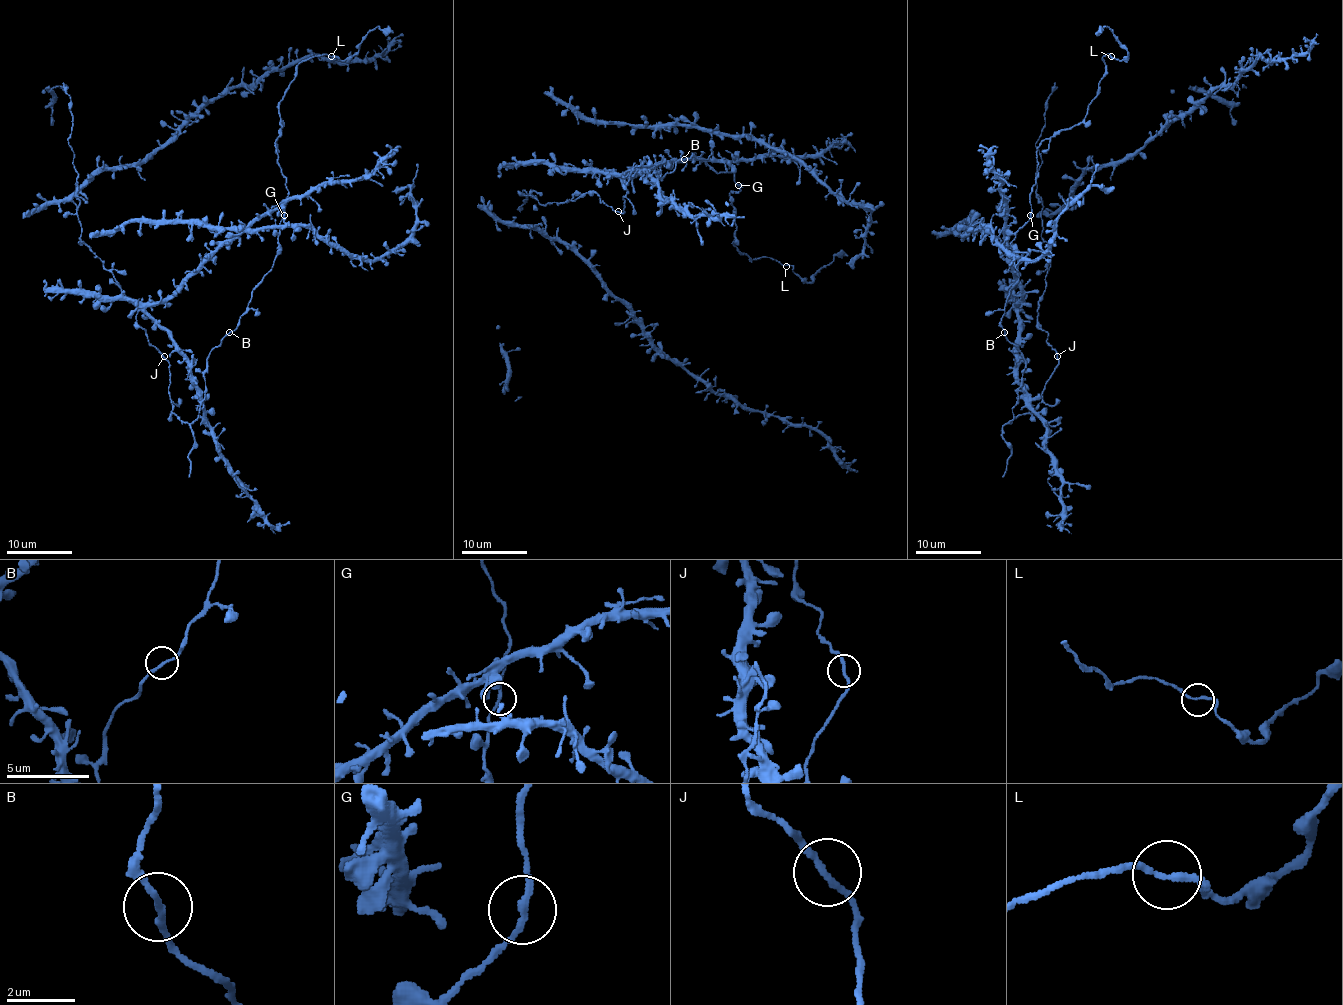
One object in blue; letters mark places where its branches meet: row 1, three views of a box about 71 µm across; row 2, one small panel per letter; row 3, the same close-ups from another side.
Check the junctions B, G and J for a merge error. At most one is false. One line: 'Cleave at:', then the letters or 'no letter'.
Cleave at: no letter

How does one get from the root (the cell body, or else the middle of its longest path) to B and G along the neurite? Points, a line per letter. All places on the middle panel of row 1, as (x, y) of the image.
B: (618, 211), (623, 213), (626, 182), (644, 160), (659, 172), (661, 180), (677, 160), (684, 159)
G: (618, 211), (630, 174), (644, 160), (661, 180), (677, 160), (694, 155), (717, 174), (733, 167), (738, 185)

